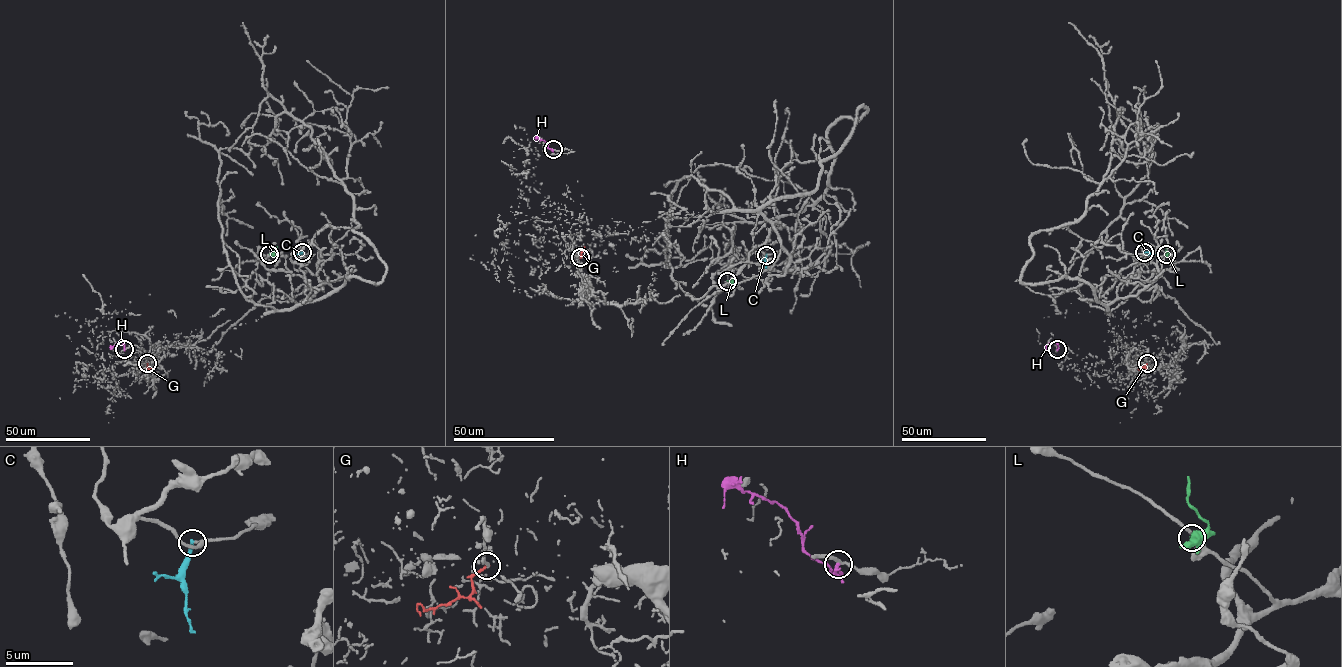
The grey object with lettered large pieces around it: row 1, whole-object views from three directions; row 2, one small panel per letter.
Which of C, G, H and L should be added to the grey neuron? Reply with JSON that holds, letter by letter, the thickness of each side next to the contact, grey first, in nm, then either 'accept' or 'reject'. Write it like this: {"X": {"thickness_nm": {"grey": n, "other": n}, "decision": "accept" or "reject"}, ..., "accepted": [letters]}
{"C": {"thickness_nm": {"grey": 180, "other": 280}, "decision": "reject"}, "G": {"thickness_nm": {"grey": 100, "other": 160}, "decision": "accept"}, "H": {"thickness_nm": {"grey": 240, "other": 280}, "decision": "reject"}, "L": {"thickness_nm": {"grey": 240, "other": 200}, "decision": "reject"}, "accepted": ["G"]}

